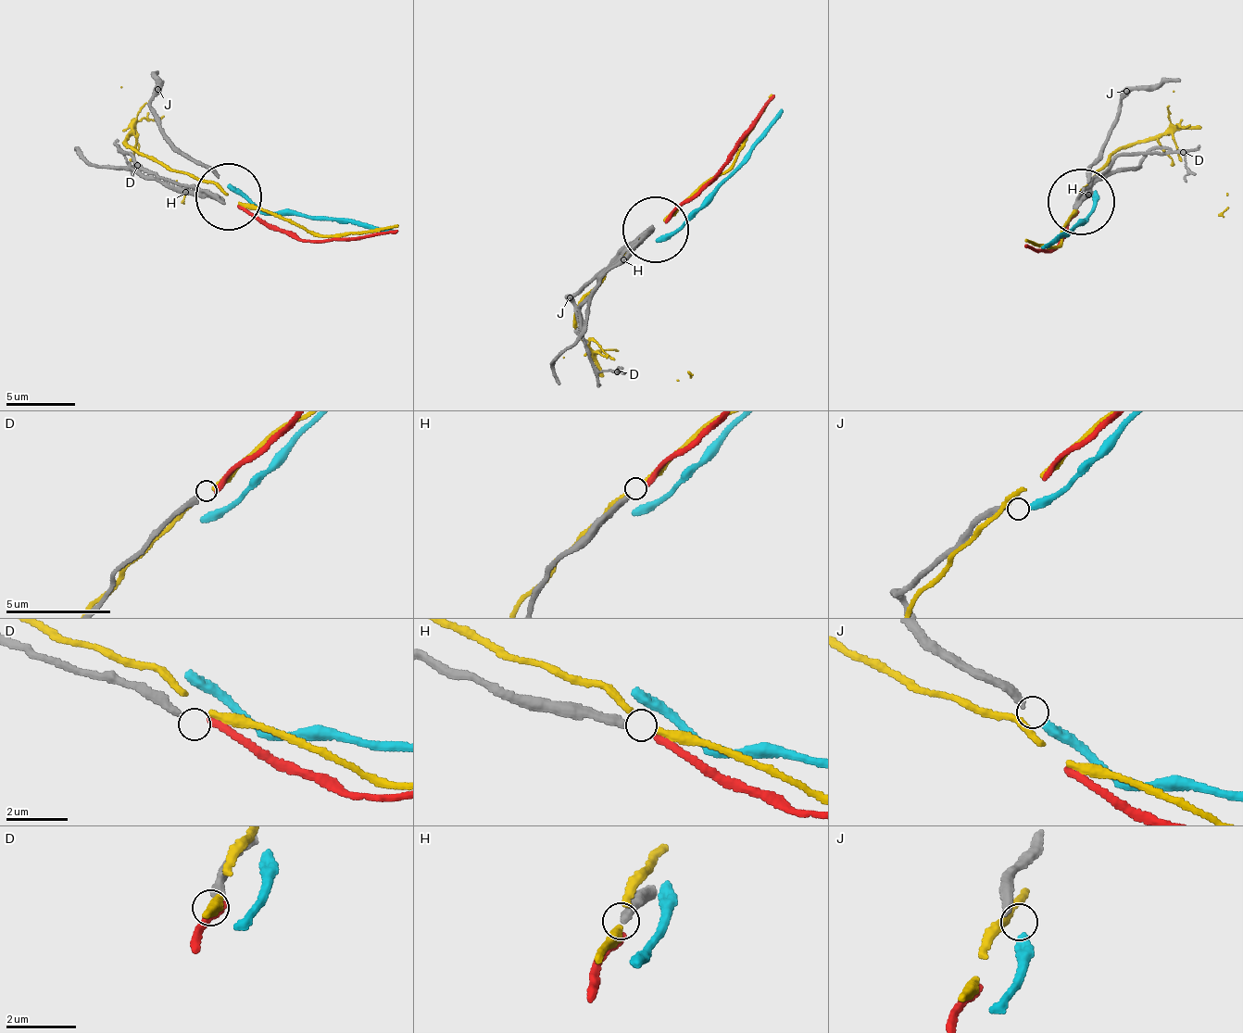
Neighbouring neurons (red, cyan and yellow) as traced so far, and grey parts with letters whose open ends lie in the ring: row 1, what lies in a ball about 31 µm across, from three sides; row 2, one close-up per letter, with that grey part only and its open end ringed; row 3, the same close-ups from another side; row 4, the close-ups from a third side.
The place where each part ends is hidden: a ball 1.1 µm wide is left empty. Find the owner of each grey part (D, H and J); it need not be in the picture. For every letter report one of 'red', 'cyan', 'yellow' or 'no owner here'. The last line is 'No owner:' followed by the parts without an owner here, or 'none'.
D: no owner here
H: red
J: cyan
No owner: D

